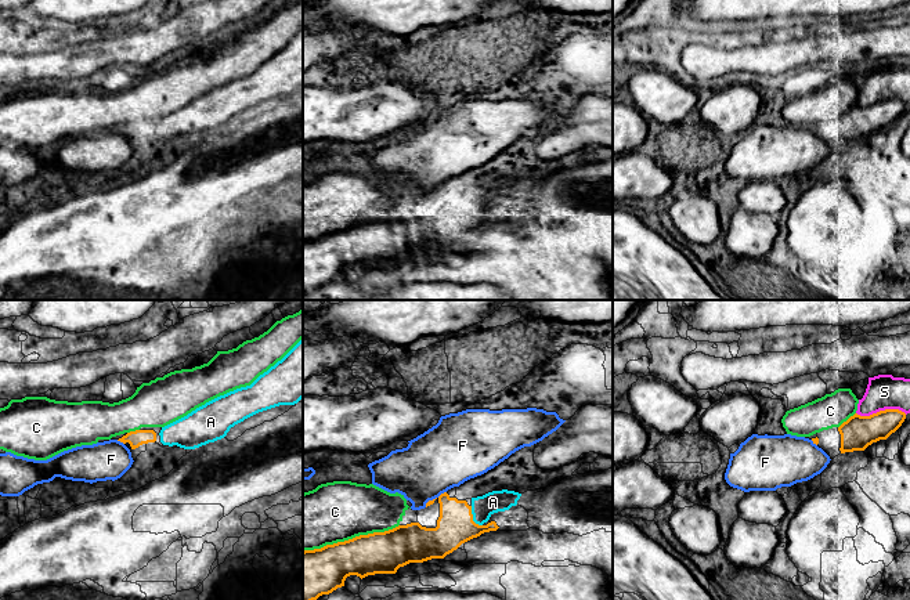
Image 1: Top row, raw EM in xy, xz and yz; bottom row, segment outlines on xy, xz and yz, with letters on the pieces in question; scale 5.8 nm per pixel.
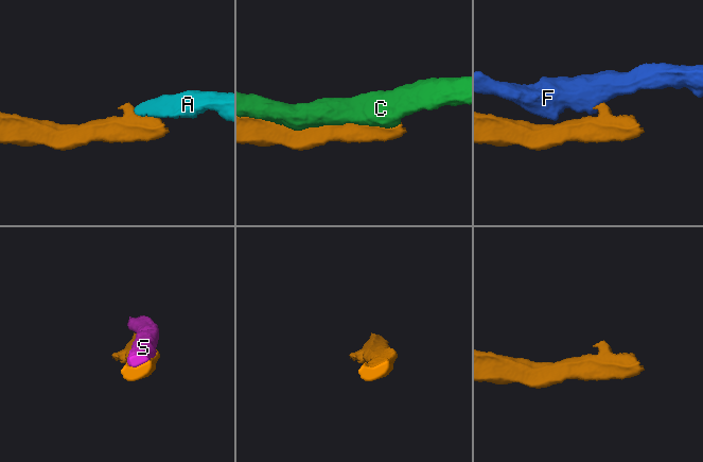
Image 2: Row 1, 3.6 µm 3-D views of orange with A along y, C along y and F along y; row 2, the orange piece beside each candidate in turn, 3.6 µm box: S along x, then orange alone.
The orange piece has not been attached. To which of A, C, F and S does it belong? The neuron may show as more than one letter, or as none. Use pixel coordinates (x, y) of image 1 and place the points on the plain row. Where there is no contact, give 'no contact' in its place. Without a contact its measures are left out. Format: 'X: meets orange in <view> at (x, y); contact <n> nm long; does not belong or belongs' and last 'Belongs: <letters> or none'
A: meets orange in xz at (472, 208); contact 140 nm long; belongs
C: meets orange in xz at (350, 230); contact 600 nm long; does not belong
F: meets orange in xy at (121, 132); contact 50 nm long; does not belong
S: meets orange in yz at (881, 101); contact 300 nm long; does not belong
Belongs: A

